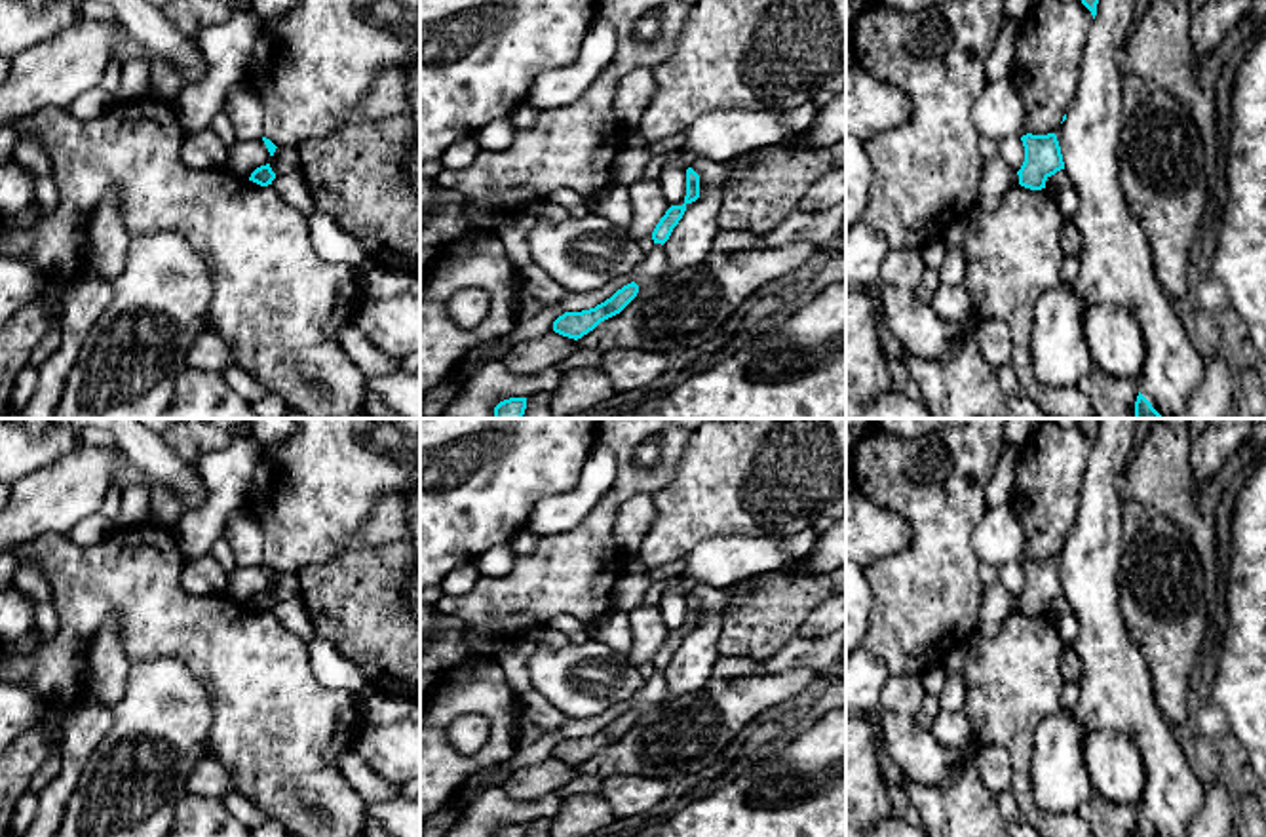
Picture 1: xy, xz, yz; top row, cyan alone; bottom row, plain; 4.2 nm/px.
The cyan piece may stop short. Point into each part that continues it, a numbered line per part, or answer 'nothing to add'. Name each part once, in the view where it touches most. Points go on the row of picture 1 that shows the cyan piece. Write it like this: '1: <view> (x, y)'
nothing to add

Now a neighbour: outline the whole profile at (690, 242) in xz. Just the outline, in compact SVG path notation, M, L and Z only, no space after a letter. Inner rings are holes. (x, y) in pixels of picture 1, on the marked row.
M703 192L686 211L663 243L671 272L705 263L719 228L722 192Z

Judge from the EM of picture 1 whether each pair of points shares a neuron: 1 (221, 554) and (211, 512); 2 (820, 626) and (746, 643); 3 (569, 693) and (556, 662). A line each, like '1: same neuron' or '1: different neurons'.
1: different neurons
2: different neurons
3: same neuron

